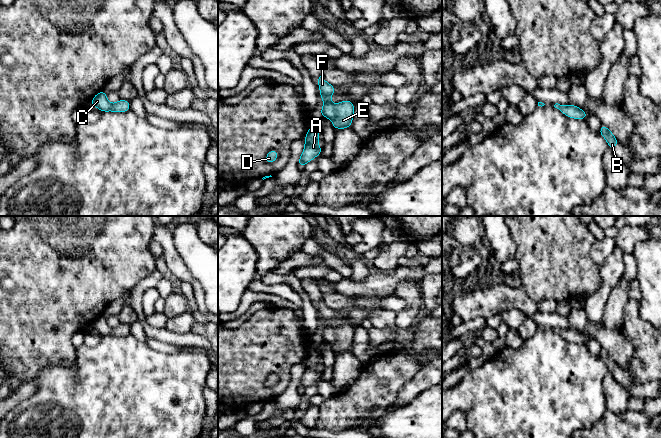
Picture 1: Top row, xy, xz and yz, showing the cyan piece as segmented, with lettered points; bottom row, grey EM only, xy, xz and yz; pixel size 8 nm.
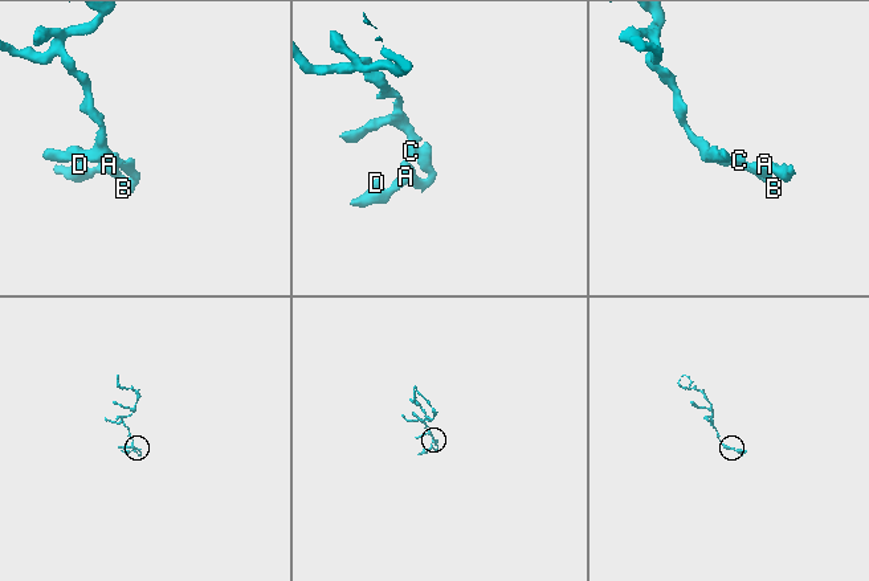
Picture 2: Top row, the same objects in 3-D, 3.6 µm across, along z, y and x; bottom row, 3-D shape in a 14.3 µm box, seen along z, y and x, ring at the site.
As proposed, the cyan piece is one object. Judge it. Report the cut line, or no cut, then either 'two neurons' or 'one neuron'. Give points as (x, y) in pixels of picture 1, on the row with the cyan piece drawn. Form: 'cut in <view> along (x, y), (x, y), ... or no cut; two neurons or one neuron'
no cut; one neuron

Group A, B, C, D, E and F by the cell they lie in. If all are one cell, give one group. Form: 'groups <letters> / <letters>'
groups A B C D E F

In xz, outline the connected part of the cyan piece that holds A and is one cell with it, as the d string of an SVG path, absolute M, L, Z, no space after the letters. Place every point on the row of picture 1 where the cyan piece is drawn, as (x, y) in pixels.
M311 125L305 138L305 148L299 158L299 167L303 168L305 164L322 154L322 148L318 146L319 132L316 126Z

